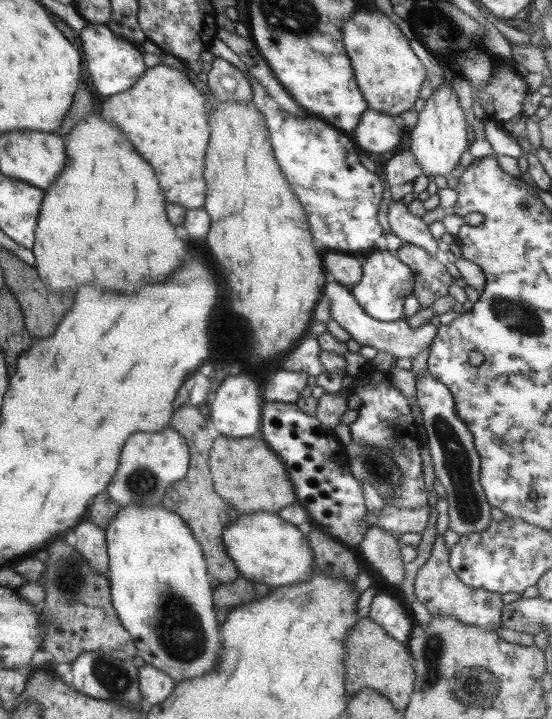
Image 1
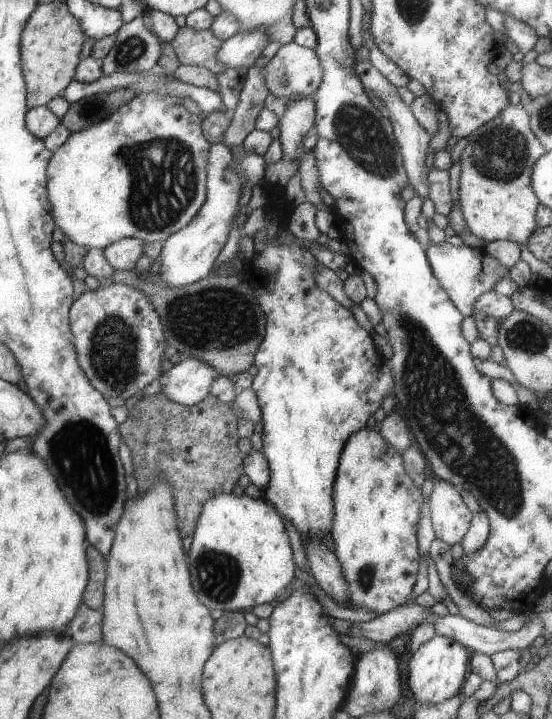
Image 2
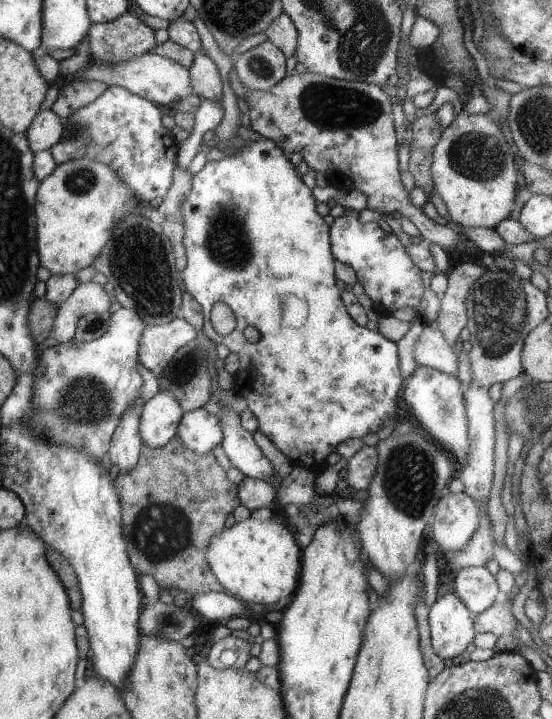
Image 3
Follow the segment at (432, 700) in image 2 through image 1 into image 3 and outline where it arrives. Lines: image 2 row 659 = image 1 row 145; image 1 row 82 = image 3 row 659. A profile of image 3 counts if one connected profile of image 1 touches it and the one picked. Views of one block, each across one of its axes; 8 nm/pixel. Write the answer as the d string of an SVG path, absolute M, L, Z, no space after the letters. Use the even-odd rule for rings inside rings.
M453 593L434 600L428 612L433 652L443 660L461 654L476 635L472 621L472 612Z

